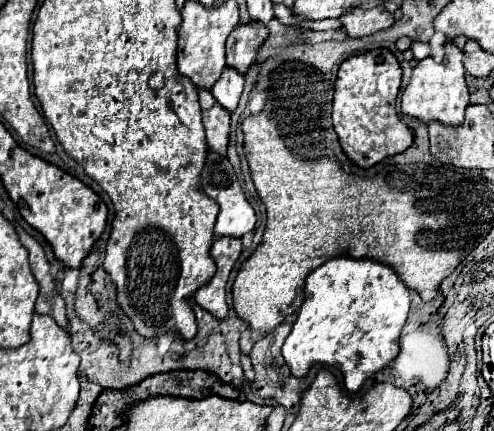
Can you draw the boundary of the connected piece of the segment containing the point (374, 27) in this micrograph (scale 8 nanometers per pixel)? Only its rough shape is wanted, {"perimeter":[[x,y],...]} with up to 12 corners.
{"perimeter":[[383,5],[353,9],[341,17],[349,37],[389,29],[393,13]]}

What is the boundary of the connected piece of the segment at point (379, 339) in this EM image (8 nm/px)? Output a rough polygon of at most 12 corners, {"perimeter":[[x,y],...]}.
{"perimeter":[[373,259],[305,283],[283,357],[349,391],[399,353],[409,289]]}

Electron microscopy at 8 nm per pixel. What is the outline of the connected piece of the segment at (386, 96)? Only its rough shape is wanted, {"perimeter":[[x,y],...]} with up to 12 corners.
{"perimeter":[[389,49],[341,63],[333,127],[367,169],[413,133],[395,111],[401,67]]}

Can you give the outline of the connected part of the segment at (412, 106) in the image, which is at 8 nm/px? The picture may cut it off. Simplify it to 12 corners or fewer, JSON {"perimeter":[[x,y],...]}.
{"perimeter":[[463,51],[413,69],[401,111],[457,127],[469,105]]}

